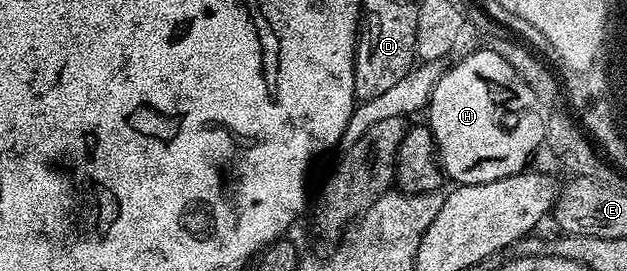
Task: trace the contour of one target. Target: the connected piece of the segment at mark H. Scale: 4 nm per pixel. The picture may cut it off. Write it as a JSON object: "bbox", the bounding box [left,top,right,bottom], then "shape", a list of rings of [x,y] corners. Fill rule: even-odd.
{"bbox":[427,48,545,186],"shape":[[[480,48],[480,50],[473,50],[466,56],[462,62],[457,62],[453,67],[446,69],[442,73],[441,78],[434,86],[433,94],[429,98],[427,105],[427,113],[429,112],[429,119],[427,119],[427,125],[429,131],[433,133],[433,139],[437,145],[437,157],[439,159],[439,165],[443,171],[444,177],[453,181],[453,184],[457,186],[470,186],[471,184],[487,184],[488,182],[494,182],[495,180],[503,180],[509,178],[513,174],[522,173],[526,169],[525,166],[529,162],[529,157],[536,152],[537,149],[542,149],[543,141],[545,139],[545,121],[538,121],[537,110],[531,104],[530,94],[525,90],[521,91],[521,86],[516,86],[509,80],[506,81],[505,76],[508,73],[507,67],[501,62],[499,58],[493,57],[493,51],[489,51],[486,48]],[[503,87],[504,96],[498,92],[499,88]]]}

